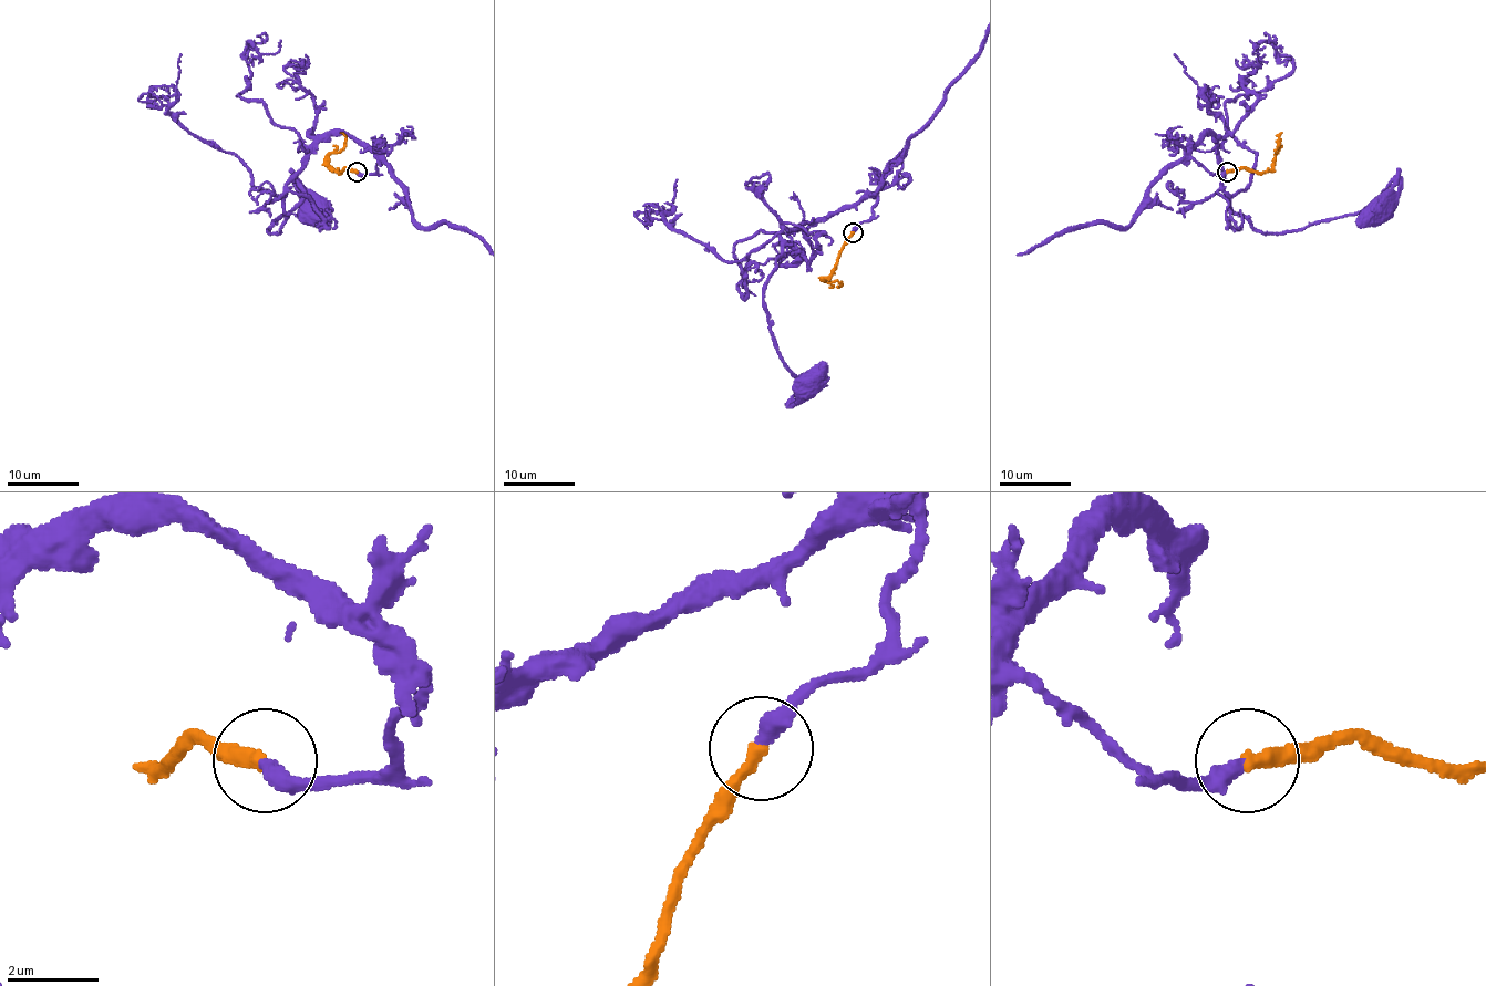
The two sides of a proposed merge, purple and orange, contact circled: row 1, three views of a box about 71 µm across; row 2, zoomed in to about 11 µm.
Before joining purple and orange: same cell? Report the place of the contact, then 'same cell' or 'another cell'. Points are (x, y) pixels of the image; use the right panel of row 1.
(1227, 172) | same cell

